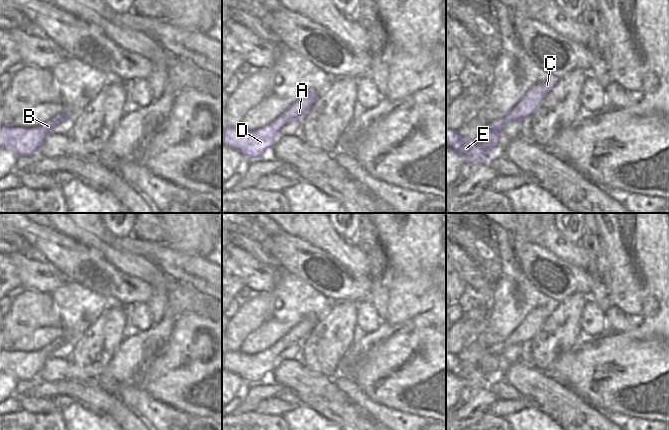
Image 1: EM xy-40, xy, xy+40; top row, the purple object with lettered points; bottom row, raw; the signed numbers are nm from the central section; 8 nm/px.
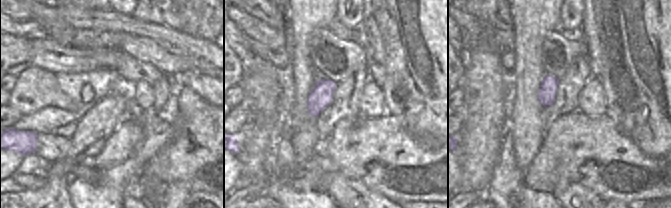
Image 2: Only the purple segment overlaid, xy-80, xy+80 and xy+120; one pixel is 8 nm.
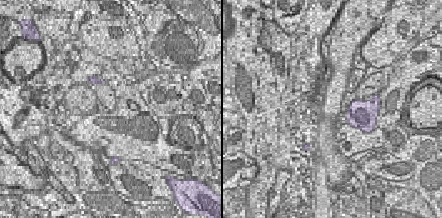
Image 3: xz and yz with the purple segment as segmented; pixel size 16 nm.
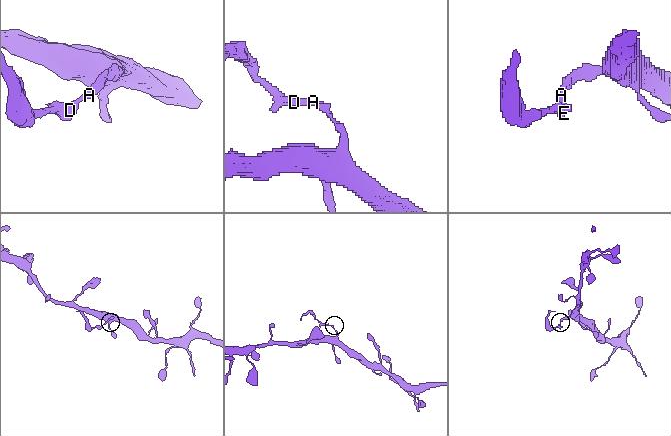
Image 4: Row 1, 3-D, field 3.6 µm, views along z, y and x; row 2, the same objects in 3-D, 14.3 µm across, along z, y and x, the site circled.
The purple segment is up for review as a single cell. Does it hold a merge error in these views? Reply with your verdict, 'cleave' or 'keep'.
cleave

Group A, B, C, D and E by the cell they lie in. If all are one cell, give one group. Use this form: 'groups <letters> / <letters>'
groups A C / B D E

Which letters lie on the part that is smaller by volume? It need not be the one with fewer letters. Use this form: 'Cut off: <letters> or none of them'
Cut off: B, D, E

